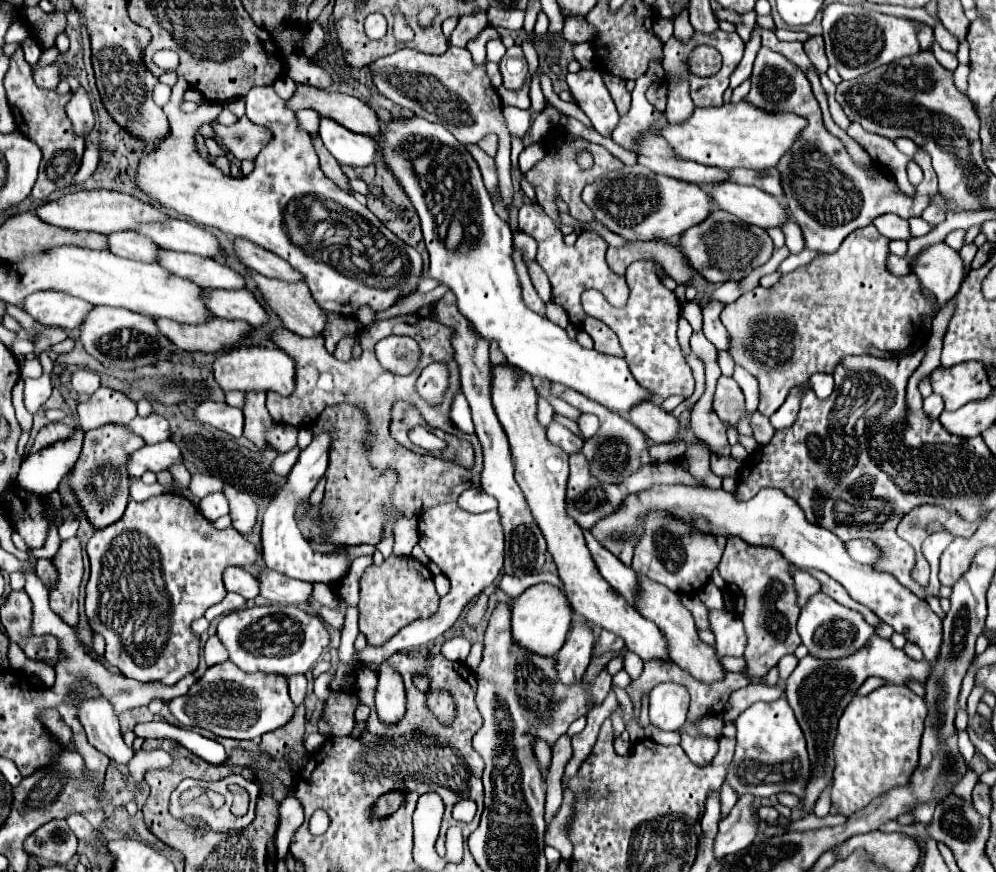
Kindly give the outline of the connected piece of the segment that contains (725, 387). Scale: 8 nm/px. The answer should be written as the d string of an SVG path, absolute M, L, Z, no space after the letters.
M720 377L714 393L714 411L724 423L738 423L744 415L744 395L732 377Z

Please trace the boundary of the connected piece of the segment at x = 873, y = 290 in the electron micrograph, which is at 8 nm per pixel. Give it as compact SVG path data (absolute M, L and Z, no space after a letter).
M872 225L852 231L836 253L818 255L808 265L784 275L774 287L756 287L754 291L738 297L734 303L724 305L720 321L732 337L730 353L740 365L750 365L750 373L758 377L762 415L770 417L784 403L790 389L806 383L810 375L832 373L836 363L846 355L864 355L868 345L900 353L916 345L918 337L924 335L924 315L934 313L934 307L922 295L913 273L903 277L888 273L886 257L890 253L889 242Z

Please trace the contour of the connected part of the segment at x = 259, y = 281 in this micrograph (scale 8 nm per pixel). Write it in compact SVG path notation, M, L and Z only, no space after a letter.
M250 267L246 271L256 281L256 287L262 293L262 299L282 319L282 325L286 329L290 329L292 333L296 333L300 337L314 337L314 335L320 335L324 331L326 317L324 317L322 309L316 305L316 301L312 299L310 289L308 289L308 285L304 281L300 281L300 283L284 283L280 279L268 279L268 277L260 275L258 271L252 271Z

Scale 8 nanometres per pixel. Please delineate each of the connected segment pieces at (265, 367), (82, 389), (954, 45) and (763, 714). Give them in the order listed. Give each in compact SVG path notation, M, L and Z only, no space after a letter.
M238 345L218 353L212 363L212 373L224 391L276 391L280 395L294 391L294 361L284 351L266 345Z
M78 369L72 373L72 387L76 393L92 395L100 387L100 377L88 369Z
M942 23L934 27L934 39L940 41L940 47L944 47L946 51L950 51L950 53L958 51L958 39L948 29L944 29Z
M776 699L772 703L754 703L734 721L736 733L736 753L726 773L726 783L738 793L752 793L756 797L772 797L778 793L794 793L804 797L804 787L808 785L808 775L812 775L810 759L806 751L806 739L794 717L786 699Z

